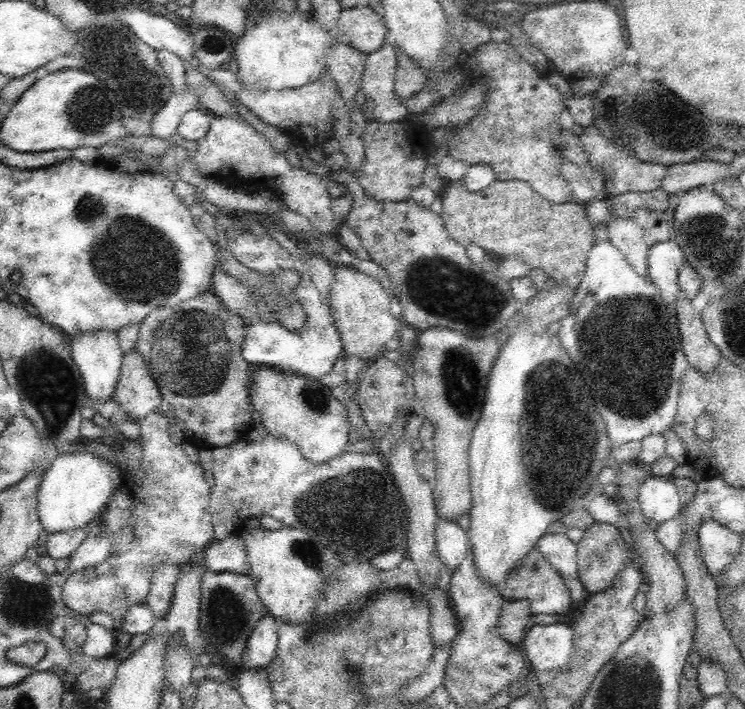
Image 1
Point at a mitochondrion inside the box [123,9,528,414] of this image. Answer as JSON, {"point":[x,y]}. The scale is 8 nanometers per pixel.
{"point":[193,349]}

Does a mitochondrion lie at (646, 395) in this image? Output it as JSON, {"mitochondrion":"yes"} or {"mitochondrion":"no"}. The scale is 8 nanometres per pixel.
{"mitochondrion":"yes"}

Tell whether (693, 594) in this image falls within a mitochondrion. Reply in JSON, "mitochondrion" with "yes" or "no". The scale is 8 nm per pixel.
{"mitochondrion":"no"}

